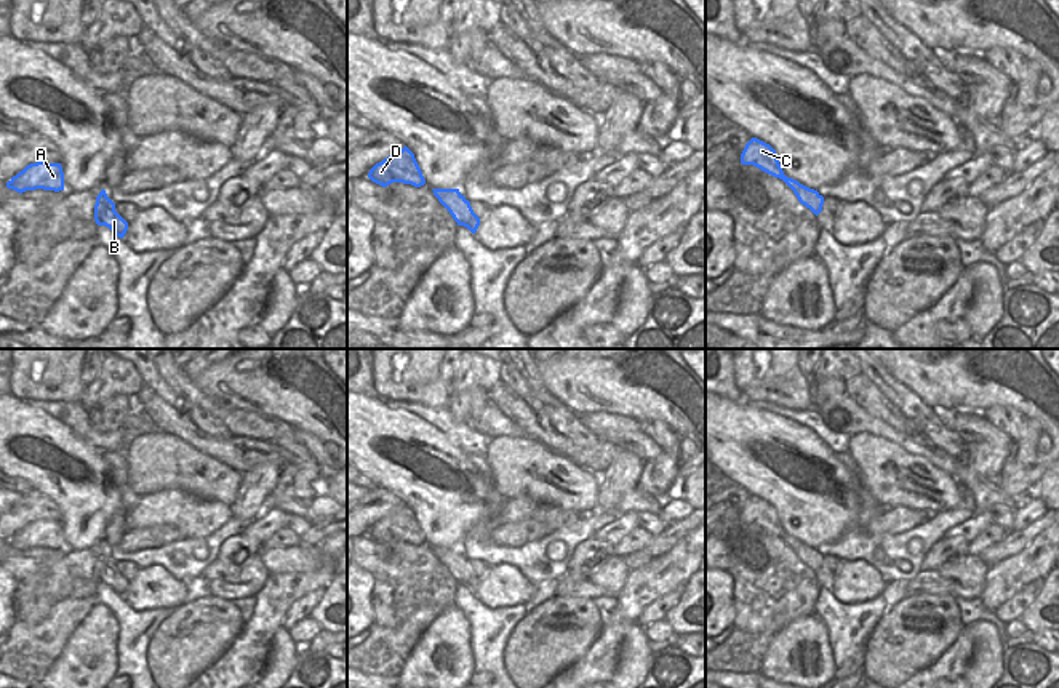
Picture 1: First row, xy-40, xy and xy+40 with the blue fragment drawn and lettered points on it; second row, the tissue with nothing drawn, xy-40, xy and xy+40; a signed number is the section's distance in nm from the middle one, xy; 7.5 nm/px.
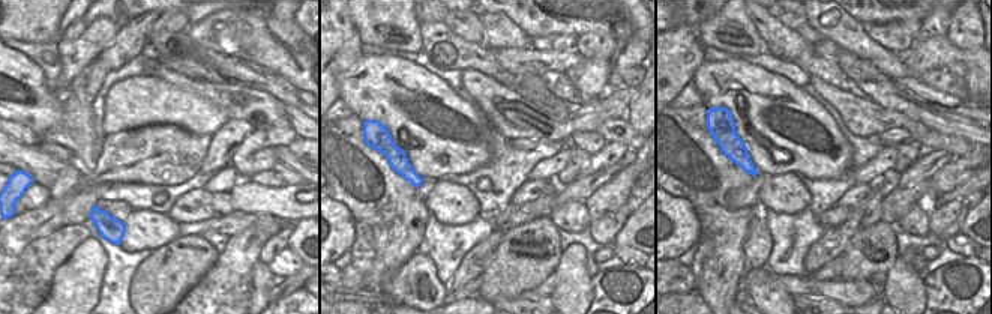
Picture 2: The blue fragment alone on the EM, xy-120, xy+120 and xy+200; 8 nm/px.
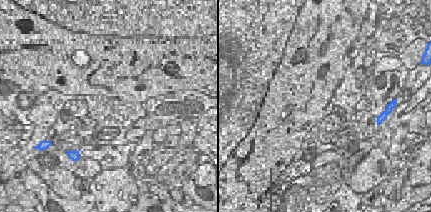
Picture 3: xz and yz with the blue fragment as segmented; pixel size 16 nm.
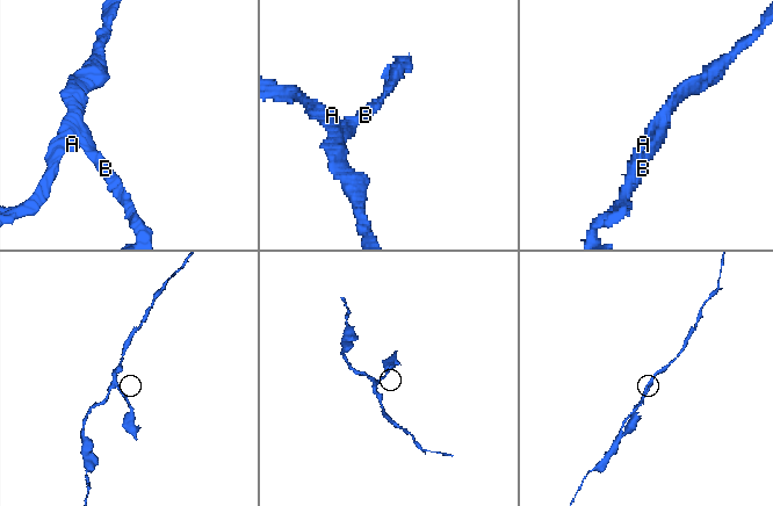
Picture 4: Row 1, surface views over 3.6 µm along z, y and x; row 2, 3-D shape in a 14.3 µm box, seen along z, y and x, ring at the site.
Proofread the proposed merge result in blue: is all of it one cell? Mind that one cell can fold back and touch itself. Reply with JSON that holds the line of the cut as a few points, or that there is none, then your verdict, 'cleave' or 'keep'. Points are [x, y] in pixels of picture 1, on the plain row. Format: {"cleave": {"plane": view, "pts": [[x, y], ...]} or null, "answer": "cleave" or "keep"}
{"cleave": {"plane": "xy+40", "pts": [[816, 549], [794, 551]]}, "answer": "cleave"}

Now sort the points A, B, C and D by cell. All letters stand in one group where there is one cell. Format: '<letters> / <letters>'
A C D / B

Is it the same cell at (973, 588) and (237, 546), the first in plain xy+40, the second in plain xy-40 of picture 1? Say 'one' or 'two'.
two

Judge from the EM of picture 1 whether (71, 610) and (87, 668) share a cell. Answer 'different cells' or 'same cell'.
different cells

